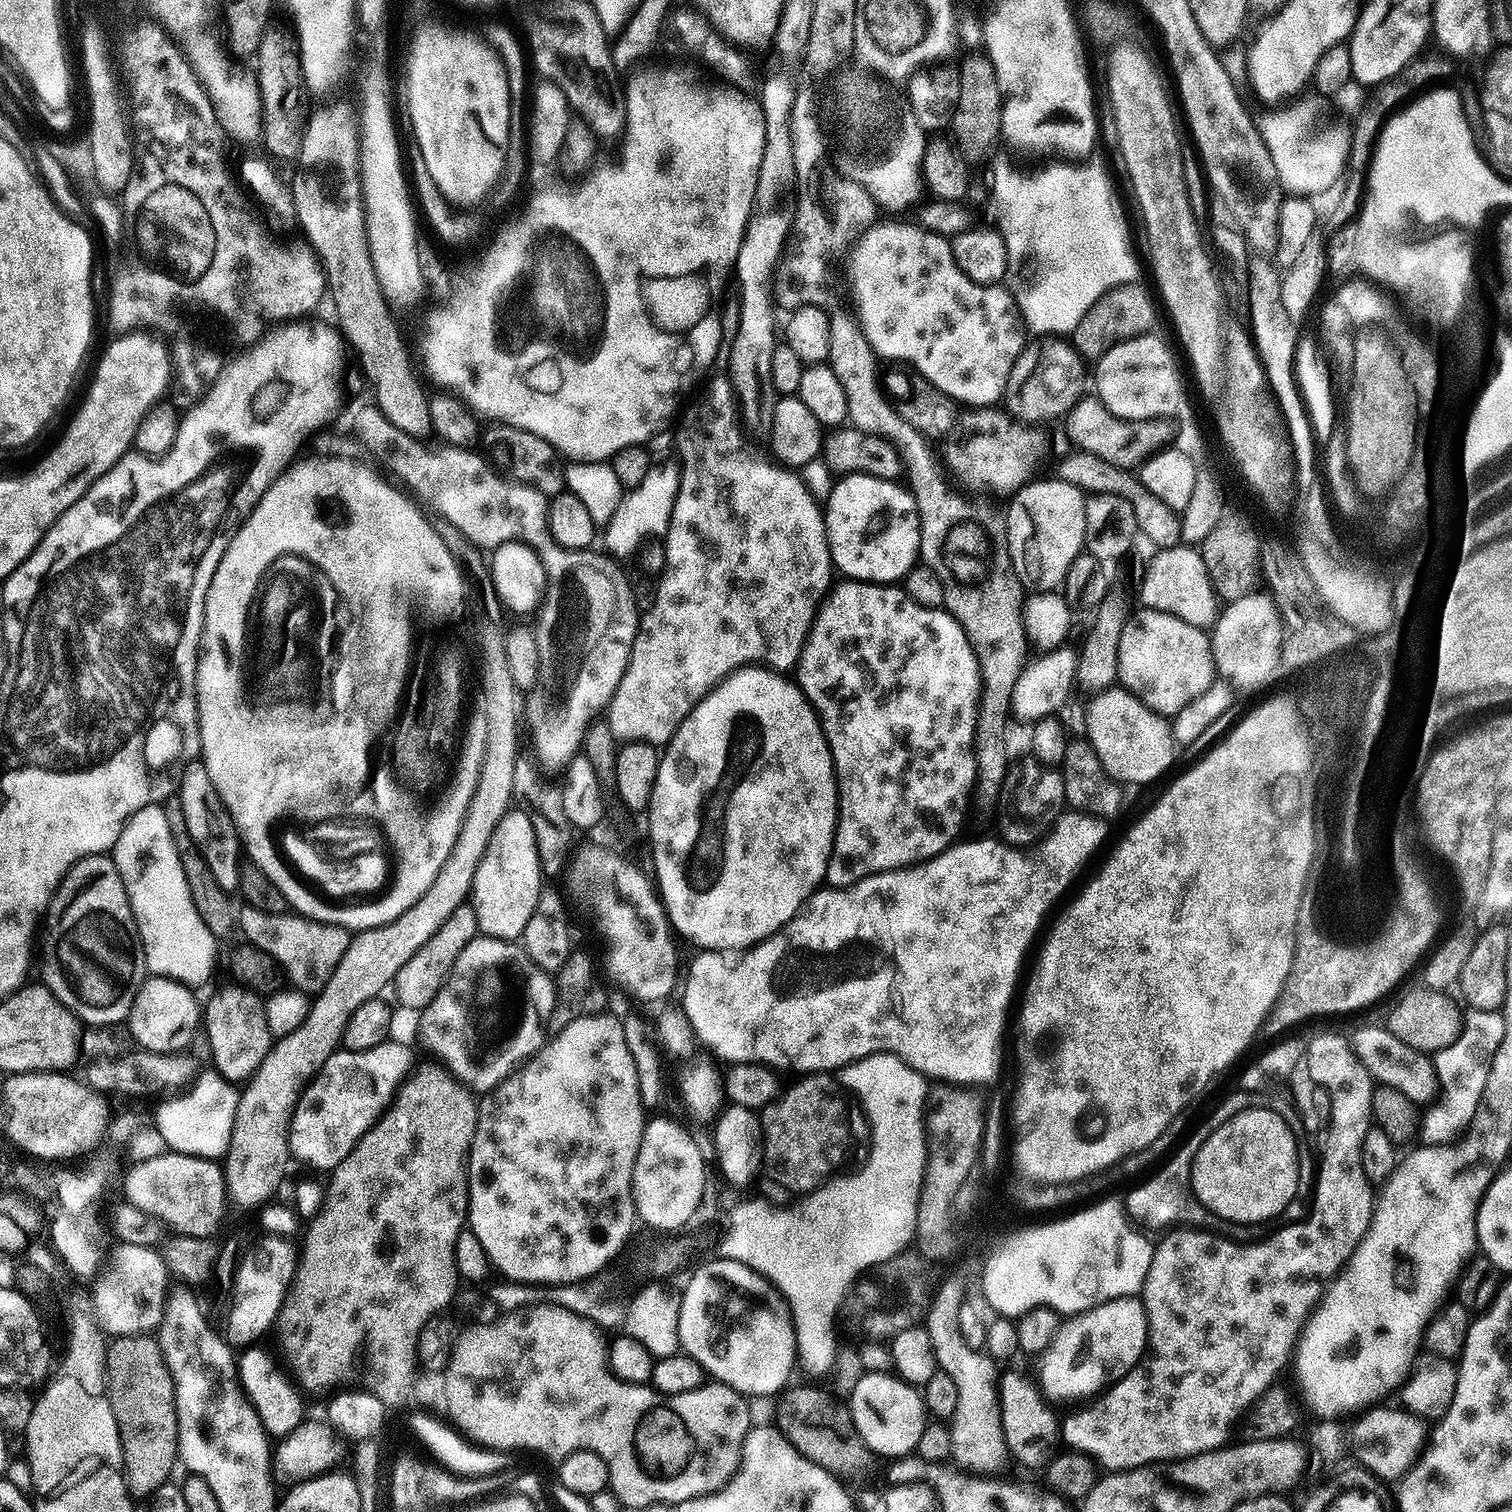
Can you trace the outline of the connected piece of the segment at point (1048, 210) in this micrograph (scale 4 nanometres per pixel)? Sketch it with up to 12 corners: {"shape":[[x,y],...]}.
{"shape":[[992,164],[1006,287],[1064,338],[1137,279],[1100,164]]}

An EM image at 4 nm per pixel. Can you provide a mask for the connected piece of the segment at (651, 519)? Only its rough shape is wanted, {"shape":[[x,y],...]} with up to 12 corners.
{"shape":[[653,463],[602,528],[613,557],[668,533],[679,463]]}

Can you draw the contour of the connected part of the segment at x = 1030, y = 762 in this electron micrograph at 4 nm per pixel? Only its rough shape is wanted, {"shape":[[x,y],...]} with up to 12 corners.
{"shape":[[1011,765],[994,805],[999,839],[1032,846],[1065,811],[1055,767]]}

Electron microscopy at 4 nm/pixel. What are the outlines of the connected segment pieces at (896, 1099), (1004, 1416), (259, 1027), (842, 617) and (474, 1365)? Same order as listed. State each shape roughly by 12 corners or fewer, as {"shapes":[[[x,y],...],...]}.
{"shapes":[[[909,1064],[839,1069],[868,1157],[801,1204],[748,1200],[719,1255],[844,1256],[867,1273],[913,1243],[928,1169]],[[1020,1372],[999,1377],[1000,1421],[1011,1459],[1043,1469],[1060,1424]],[[243,986],[202,1008],[211,1067],[247,1082],[274,1038],[264,1000]],[[895,583],[794,669],[836,774],[833,888],[932,860],[976,790],[980,663]],[[537,1304],[471,1332],[447,1417],[489,1449],[598,1454],[625,1509],[719,1492],[754,1427],[719,1382],[619,1380]]]}

